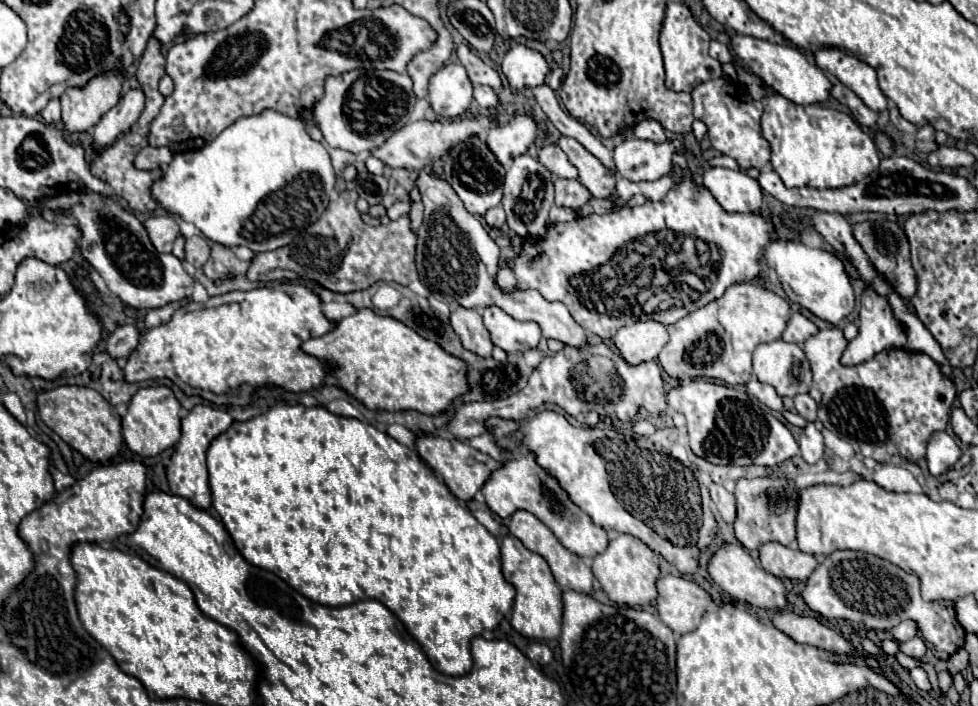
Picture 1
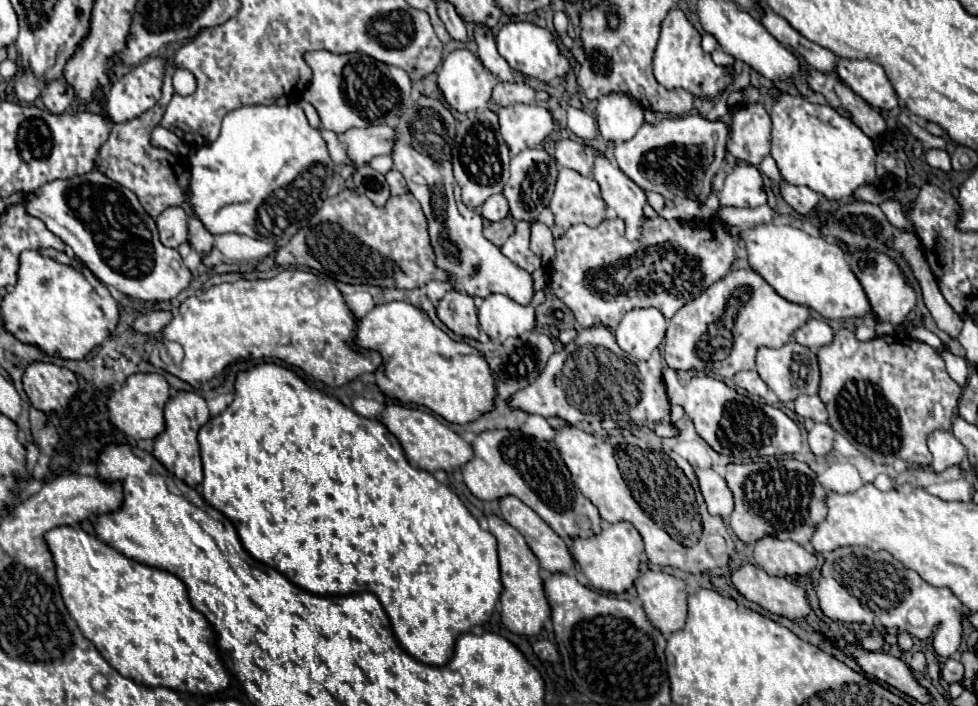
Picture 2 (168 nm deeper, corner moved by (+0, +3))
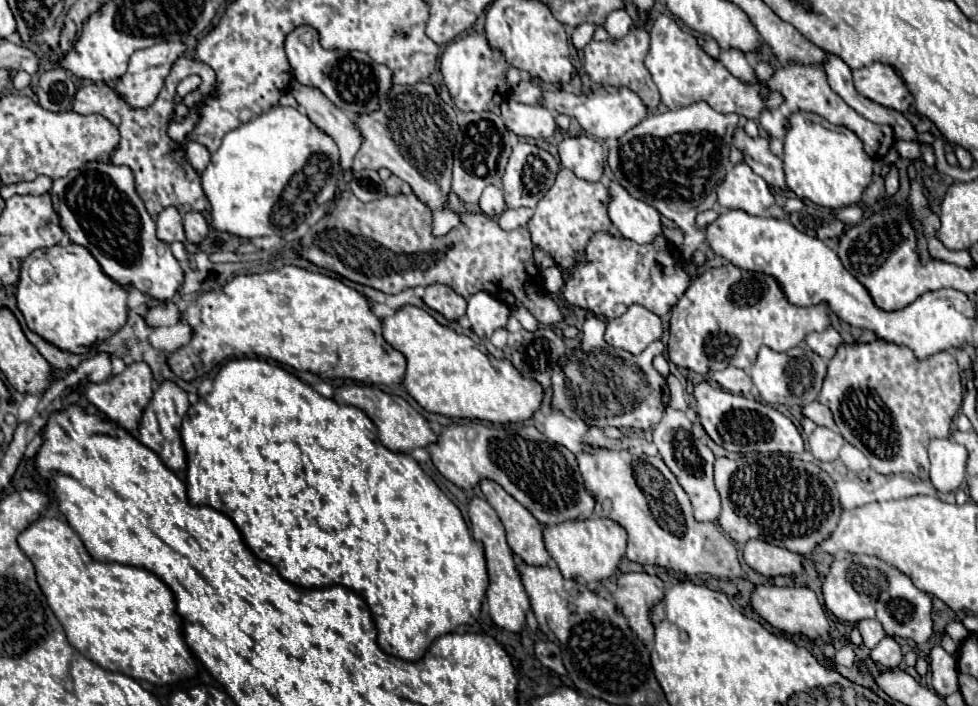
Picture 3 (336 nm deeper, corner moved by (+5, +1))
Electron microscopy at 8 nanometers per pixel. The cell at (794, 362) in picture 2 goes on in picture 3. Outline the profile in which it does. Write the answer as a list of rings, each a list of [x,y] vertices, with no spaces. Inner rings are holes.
[[[805,344],[791,348],[789,356],[785,352],[773,352],[771,348],[763,346],[759,350],[757,362],[751,368],[751,378],[753,378],[753,384],[759,390],[761,398],[767,404],[803,406],[803,404],[817,400],[825,372],[827,372],[827,362],[821,356],[817,356],[815,352],[811,352]]]

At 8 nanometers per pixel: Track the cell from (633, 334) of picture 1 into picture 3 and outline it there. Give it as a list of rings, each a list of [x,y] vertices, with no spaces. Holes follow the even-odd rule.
[[[633,304],[623,316],[607,322],[605,340],[615,348],[623,348],[631,354],[641,354],[651,342],[659,340],[661,334],[661,318],[641,304]]]

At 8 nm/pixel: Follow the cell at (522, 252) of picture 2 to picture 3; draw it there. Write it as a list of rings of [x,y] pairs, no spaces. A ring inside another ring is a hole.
[[[519,208],[519,210],[505,210],[499,216],[499,226],[503,230],[513,230],[517,226],[525,226],[531,218],[531,212],[527,208]]]

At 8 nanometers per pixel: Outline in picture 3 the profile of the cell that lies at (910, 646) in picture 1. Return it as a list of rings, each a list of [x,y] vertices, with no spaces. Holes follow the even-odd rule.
[[[863,620],[859,622],[859,630],[863,636],[863,642],[867,648],[875,648],[879,644],[879,640],[885,636],[881,624],[877,620]]]

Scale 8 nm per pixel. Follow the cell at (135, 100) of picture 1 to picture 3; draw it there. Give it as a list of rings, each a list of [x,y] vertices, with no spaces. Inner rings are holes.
[[[163,42],[163,44],[155,44],[151,48],[143,48],[139,52],[135,52],[129,60],[129,68],[127,72],[117,80],[115,84],[115,92],[119,94],[119,98],[123,98],[123,102],[133,108],[133,110],[139,110],[139,108],[147,108],[155,102],[157,94],[161,92],[163,88],[163,82],[171,70],[171,64],[185,52],[185,44],[181,42]]]

